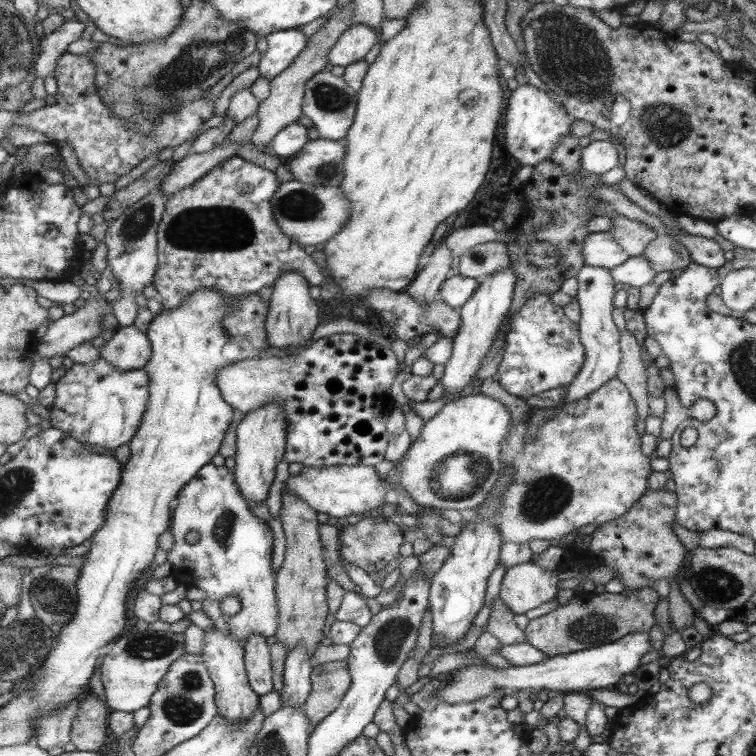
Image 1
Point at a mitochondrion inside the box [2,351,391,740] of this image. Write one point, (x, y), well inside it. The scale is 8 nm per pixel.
(182, 706)

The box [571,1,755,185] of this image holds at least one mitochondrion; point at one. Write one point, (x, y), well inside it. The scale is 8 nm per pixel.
(662, 123)

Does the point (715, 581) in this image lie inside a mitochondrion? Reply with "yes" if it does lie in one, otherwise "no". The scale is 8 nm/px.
yes

